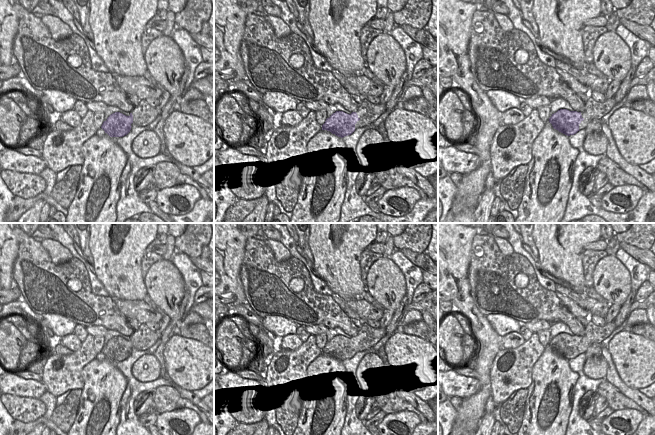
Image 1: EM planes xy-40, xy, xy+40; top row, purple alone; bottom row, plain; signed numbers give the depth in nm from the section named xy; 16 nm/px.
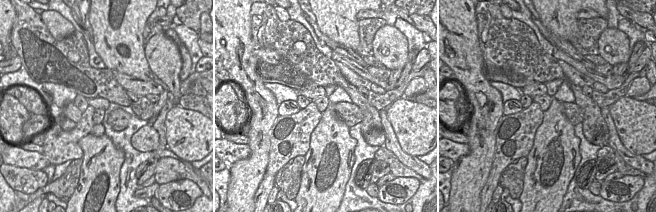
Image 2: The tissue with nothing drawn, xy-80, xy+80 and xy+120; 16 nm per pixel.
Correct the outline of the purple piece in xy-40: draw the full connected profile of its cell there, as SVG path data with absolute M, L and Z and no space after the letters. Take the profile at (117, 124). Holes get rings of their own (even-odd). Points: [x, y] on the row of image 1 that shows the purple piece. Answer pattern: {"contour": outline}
{"contour": "M115 112L103 122L101 128L96 131L95 135L103 137L108 134L110 137L123 137L130 132L132 123L132 113L126 116L120 112Z"}

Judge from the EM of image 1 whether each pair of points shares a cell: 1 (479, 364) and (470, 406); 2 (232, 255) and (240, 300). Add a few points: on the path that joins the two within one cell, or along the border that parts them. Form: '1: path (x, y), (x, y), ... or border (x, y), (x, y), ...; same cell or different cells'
1: path (483, 374), (484, 392), (480, 396); same cell
2: path (232, 266), (232, 283), (237, 289); same cell

